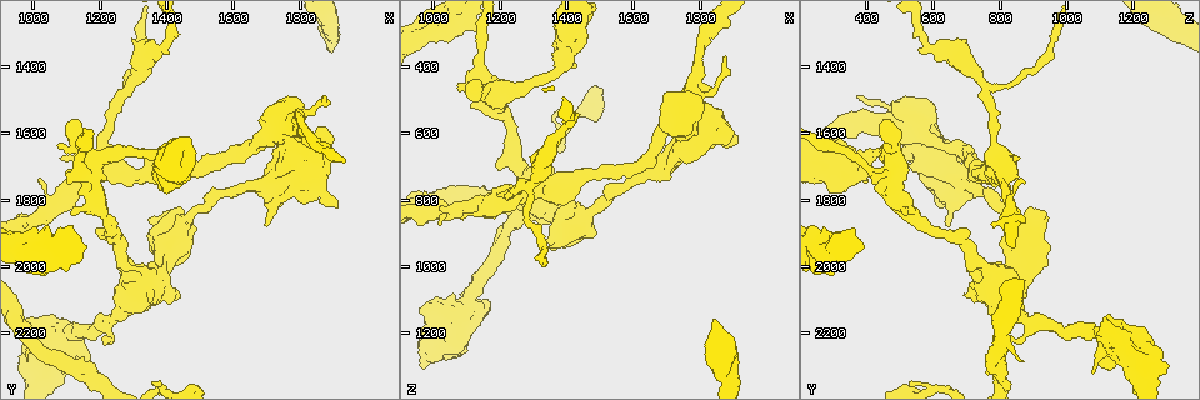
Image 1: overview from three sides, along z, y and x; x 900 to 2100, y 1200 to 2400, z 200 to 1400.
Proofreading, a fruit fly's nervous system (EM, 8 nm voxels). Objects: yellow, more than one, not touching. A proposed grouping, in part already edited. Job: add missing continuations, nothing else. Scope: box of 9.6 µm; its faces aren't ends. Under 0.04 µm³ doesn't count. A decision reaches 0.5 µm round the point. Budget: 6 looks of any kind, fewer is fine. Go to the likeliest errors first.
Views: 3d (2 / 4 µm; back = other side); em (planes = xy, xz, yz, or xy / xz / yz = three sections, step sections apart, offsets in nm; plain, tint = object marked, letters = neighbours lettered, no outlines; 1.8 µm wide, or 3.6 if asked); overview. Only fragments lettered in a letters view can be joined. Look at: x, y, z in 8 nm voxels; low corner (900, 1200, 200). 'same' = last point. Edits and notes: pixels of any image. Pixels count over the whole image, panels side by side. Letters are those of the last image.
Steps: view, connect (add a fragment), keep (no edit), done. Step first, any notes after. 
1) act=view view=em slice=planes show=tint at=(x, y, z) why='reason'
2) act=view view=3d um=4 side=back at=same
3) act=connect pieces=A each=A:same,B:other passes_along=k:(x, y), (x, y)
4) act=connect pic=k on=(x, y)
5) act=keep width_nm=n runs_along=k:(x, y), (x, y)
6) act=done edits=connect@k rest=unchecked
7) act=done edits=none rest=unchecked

act=view view=em um=3.6 slice=planes show=letters at=(1900, 1300, 1300) why='an open end'

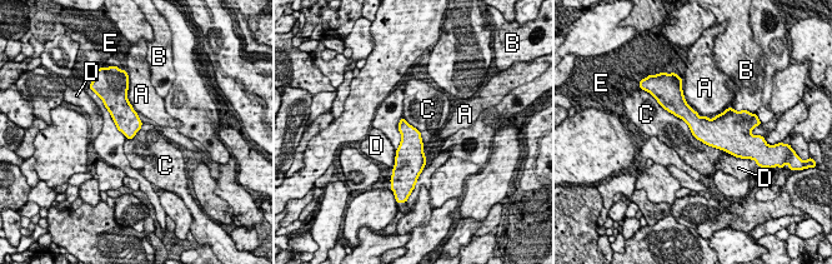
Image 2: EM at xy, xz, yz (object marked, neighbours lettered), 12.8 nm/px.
act=keep longest_contact=C:1100nm each=A:other,B:other,C:other,D:other,E:other found='none of them fits'

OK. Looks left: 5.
act=view view=3d um=4 at=(1800, 1720, 600) why='branch point'

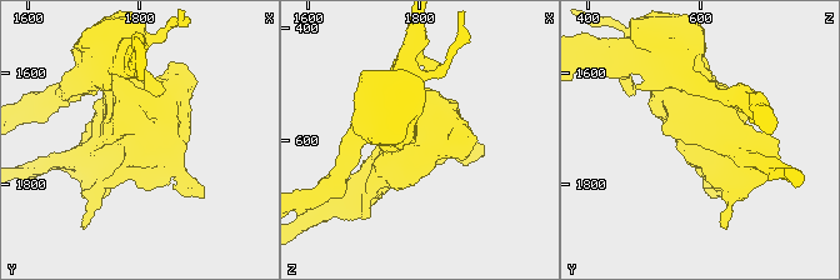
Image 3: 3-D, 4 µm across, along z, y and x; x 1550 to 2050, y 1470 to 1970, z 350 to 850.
act=view view=em um=3.6 slice=xz step=8 show=letters at=(1800, 1715, 605) why='need the tissue'

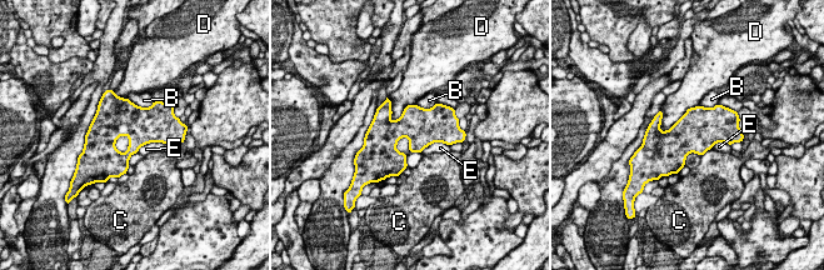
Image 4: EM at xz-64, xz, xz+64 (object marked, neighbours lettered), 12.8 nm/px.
act=view view=em um=3.6 slice=planes show=letters at=same

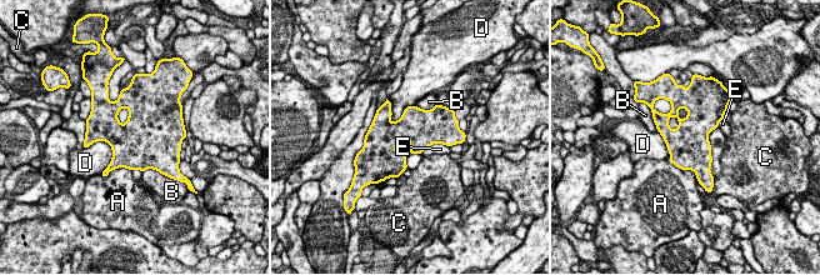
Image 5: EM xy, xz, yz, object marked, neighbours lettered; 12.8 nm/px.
act=keep width_nm=480 each=A:other,B:other,C:other,D:other,E:other border=5:(449, 145), (431, 144), (420, 154) found='no lettered fragment goes on from it'

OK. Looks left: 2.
act=view view=em slice=yz step=4 show=tint at=(1170, 1690, 480) why='four-way junction'

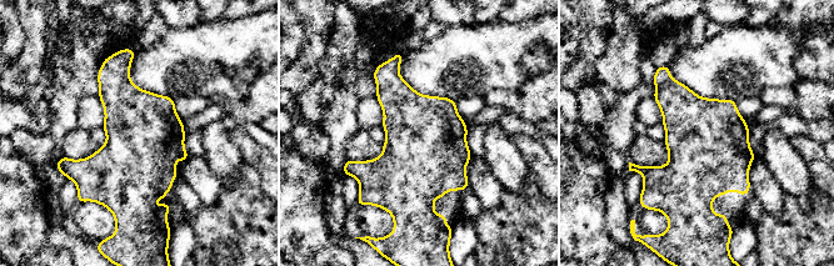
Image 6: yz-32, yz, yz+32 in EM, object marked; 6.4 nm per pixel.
act=view view=em slice=yz step=4 show=letters at=same

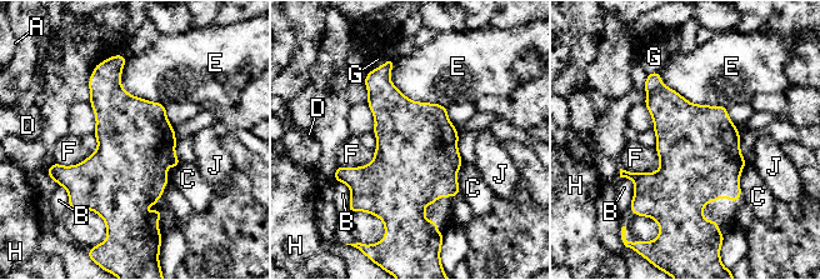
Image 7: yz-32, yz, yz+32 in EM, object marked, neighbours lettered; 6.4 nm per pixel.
act=keep each=A:other,B:other,C:other,D:other,E:other,F:other,G:other,H:other,J:other border=7:(656, 149), (655, 171), (620, 169) found='none of them fits'

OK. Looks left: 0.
act=done edits=none rest=unchecked

